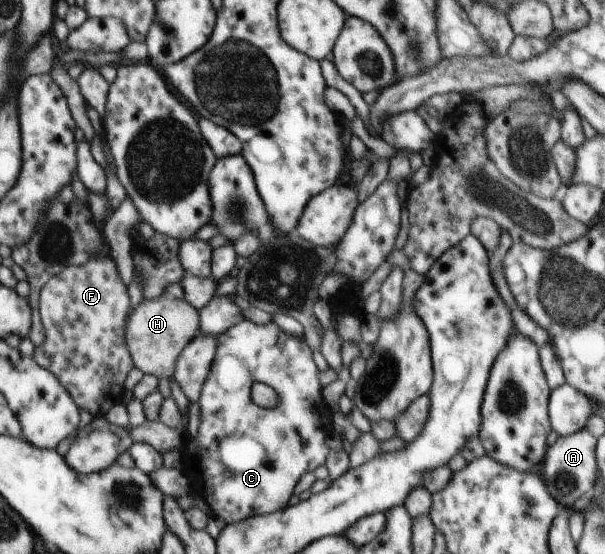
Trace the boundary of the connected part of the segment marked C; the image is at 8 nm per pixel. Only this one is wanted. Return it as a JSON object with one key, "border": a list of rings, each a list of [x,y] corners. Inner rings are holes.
{"border":[[[244,319],[222,334],[219,334],[216,337],[216,341],[218,343],[216,354],[208,376],[202,385],[200,398],[198,399],[201,425],[199,427],[199,435],[195,437],[195,441],[199,447],[200,458],[197,463],[190,464],[191,469],[196,469],[200,473],[199,477],[203,482],[203,487],[205,487],[205,495],[207,495],[206,503],[210,507],[212,516],[223,519],[223,521],[229,525],[247,519],[247,517],[253,517],[253,515],[272,514],[291,505],[290,499],[293,497],[293,489],[295,489],[295,485],[299,483],[301,475],[303,475],[303,473],[309,473],[309,471],[315,471],[319,466],[325,465],[330,448],[327,446],[327,443],[325,443],[325,431],[323,431],[323,427],[321,427],[323,417],[321,417],[321,413],[317,411],[317,405],[319,405],[319,398],[321,398],[323,387],[318,381],[319,371],[313,360],[312,349],[303,341],[303,338],[300,340],[288,336],[281,331],[281,328],[274,321],[266,323],[265,325],[257,325],[255,322]],[[253,385],[273,387],[280,399],[277,407],[275,407],[275,409],[265,409],[256,405],[253,400],[251,400],[251,387]]]}

